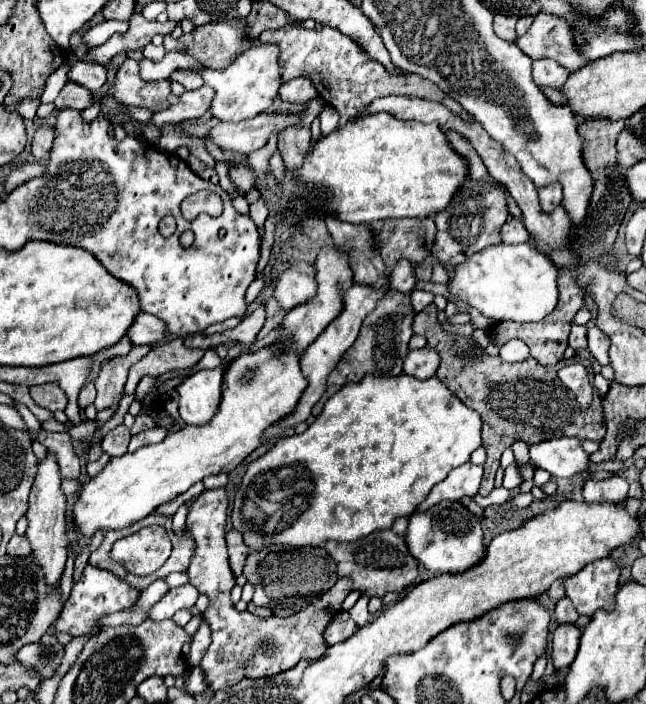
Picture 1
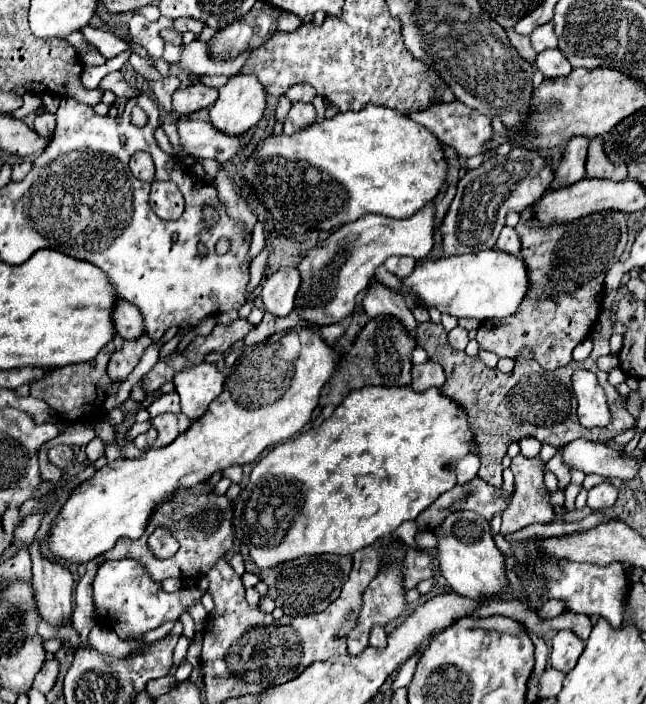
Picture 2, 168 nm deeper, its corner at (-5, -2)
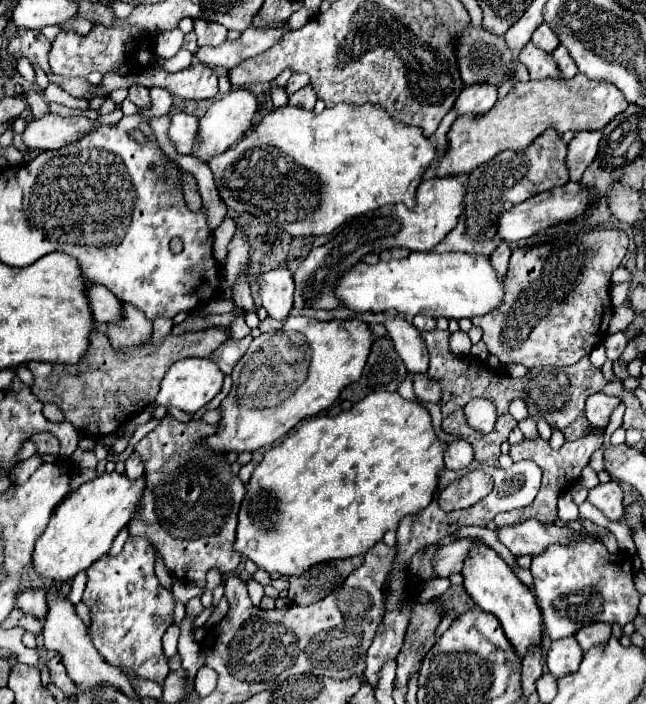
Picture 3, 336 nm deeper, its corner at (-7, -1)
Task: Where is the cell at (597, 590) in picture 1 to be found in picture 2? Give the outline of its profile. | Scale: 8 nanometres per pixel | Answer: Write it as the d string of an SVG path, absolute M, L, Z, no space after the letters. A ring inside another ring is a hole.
M561 560L563 564L563 578L557 582L545 584L545 592L549 598L559 598L565 602L567 610L581 612L587 616L603 616L611 622L611 626L619 628L623 620L623 604L627 596L627 576L623 564L609 564L609 566L597 566L597 564L581 564L581 562L569 562Z

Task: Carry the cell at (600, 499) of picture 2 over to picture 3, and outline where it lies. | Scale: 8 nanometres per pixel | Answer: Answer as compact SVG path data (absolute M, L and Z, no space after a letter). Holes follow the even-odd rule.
M617 481L599 483L597 487L589 489L587 501L595 505L609 521L619 521L625 515L623 509L623 489Z

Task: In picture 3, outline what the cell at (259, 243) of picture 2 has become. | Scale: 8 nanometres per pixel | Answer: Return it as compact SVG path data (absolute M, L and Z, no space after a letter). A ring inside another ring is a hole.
M247 273L241 275L241 283L237 283L237 291L233 291L233 299L235 299L235 303L237 303L239 307L243 307L245 311L257 311L253 299L251 299L249 285L247 285Z

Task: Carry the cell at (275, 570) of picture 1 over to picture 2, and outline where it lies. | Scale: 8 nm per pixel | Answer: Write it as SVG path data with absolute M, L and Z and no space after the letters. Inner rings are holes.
M247 556L245 568L247 572L257 574L269 586L267 596L275 600L275 604L283 608L287 616L305 616L325 610L331 604L331 600L339 596L351 570L351 556L303 556L293 562L285 562L265 570L257 568L255 562Z

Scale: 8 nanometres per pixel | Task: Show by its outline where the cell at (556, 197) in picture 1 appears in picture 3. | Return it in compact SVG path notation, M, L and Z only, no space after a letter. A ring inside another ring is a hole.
M581 131L571 139L567 151L567 169L571 181L581 181L583 171L587 169L587 165L591 165L597 155L599 139L601 131Z

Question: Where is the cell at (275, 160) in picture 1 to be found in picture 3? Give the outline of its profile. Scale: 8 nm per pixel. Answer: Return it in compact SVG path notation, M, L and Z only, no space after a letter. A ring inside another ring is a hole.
M276 80L271 81L270 95L273 102L274 108L279 108L288 104L288 96L285 89L280 88Z

